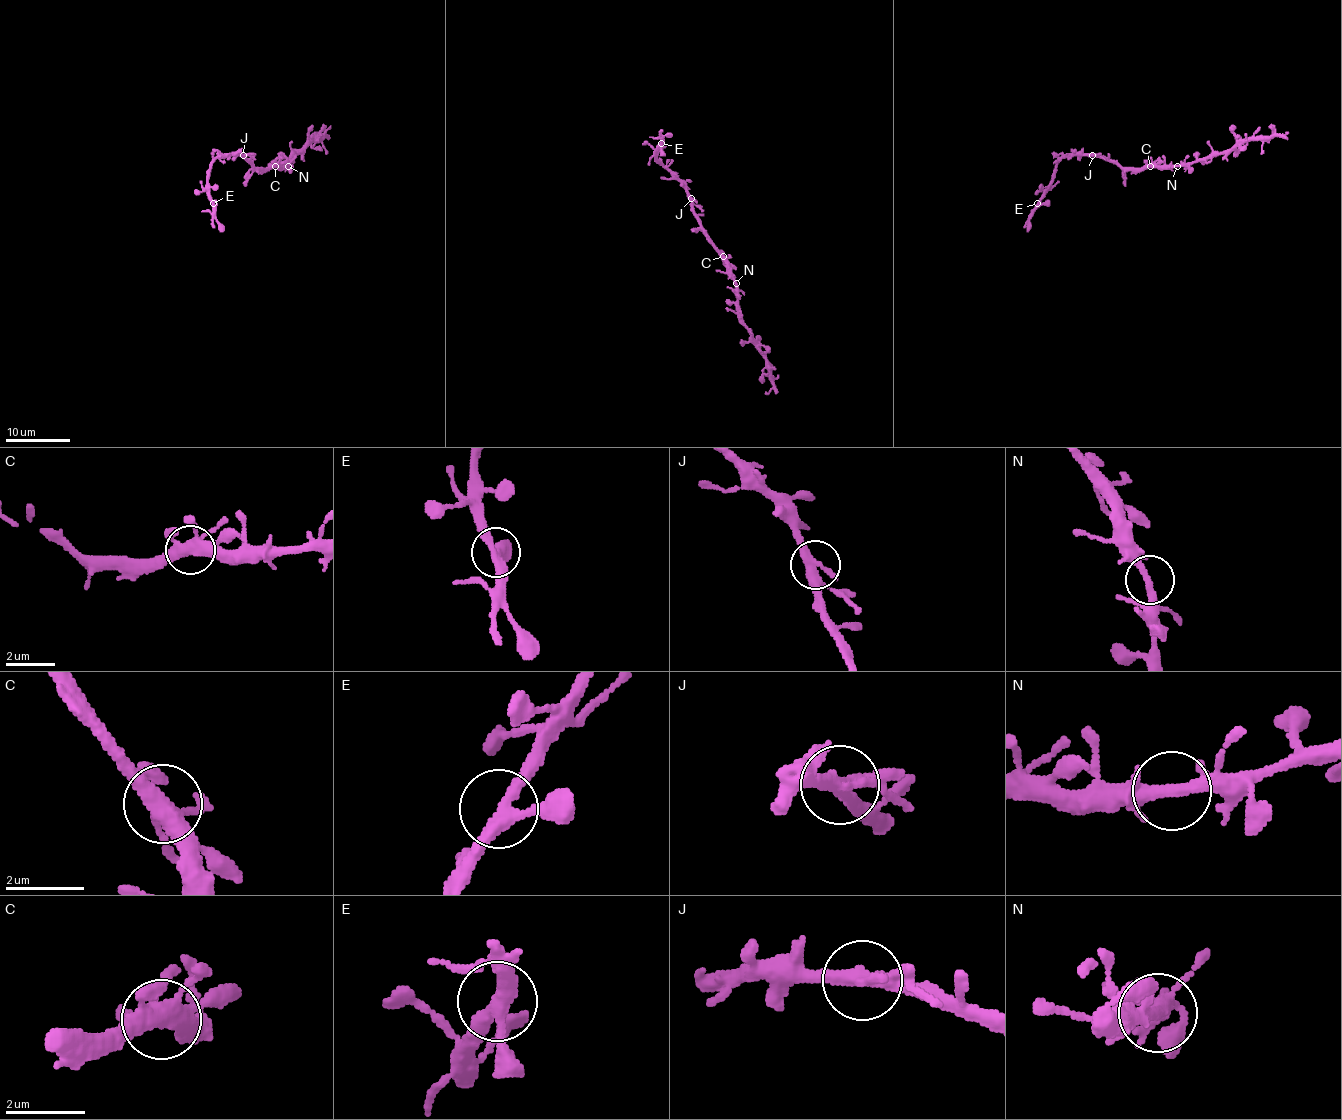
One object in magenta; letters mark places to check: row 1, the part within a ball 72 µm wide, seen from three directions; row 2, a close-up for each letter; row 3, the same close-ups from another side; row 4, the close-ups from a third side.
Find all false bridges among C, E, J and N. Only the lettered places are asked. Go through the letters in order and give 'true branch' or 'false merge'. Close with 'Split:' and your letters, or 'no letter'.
C: true branch
E: true branch
J: true branch
N: true branch
Split: no letter

